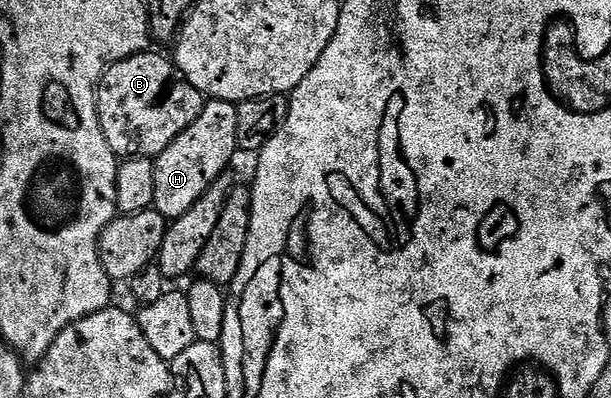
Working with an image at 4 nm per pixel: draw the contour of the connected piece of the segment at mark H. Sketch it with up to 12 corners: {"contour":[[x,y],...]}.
{"contour":[[206,100],[153,161],[152,208],[182,217],[230,168],[237,105]]}

